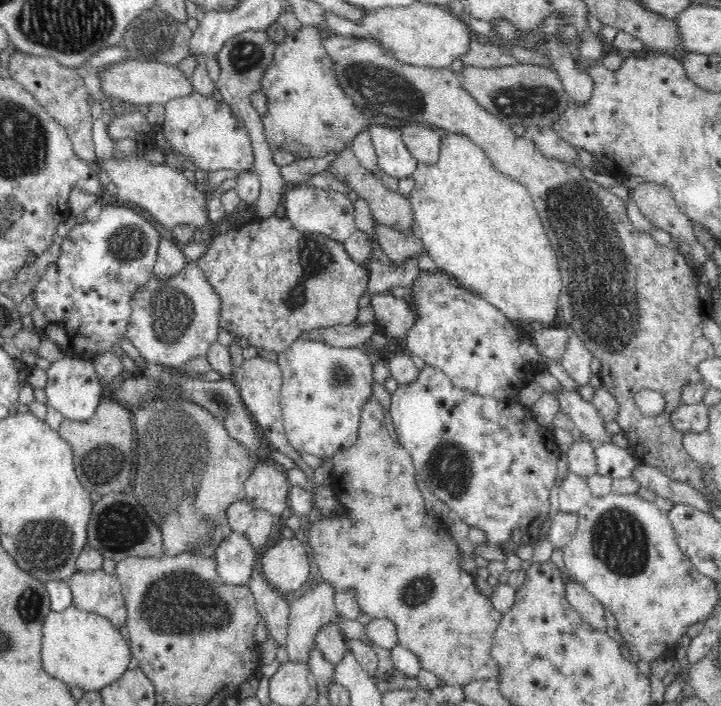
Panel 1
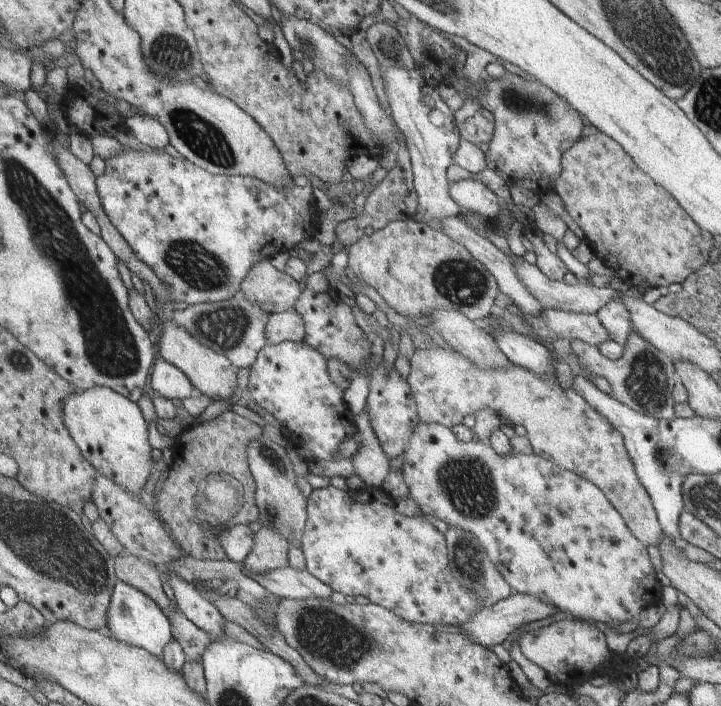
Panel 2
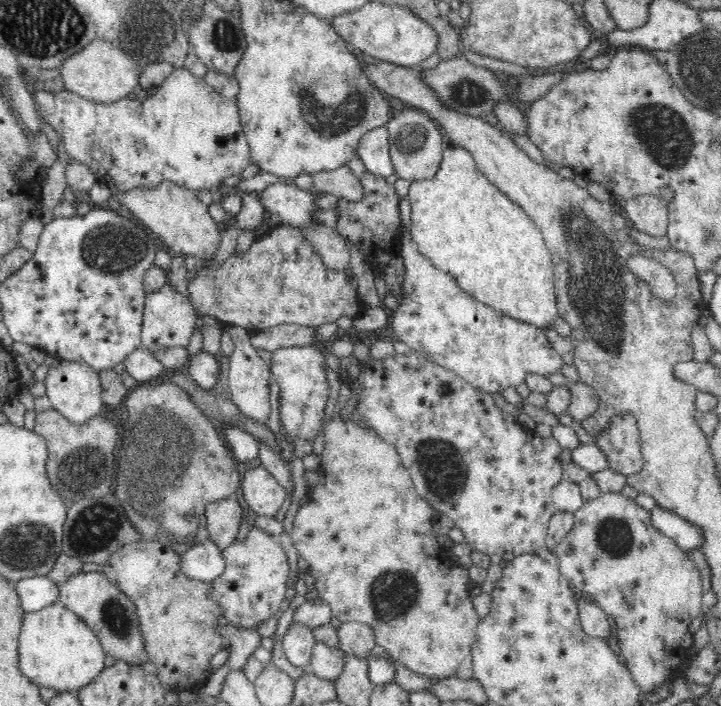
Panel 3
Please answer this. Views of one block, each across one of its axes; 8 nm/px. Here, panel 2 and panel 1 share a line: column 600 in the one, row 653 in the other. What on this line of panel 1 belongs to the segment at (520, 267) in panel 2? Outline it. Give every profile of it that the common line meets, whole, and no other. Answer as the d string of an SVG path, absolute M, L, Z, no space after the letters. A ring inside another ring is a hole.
M323 581L289 604L289 626L285 643L289 661L308 664L316 633L336 616L336 592L333 586Z

